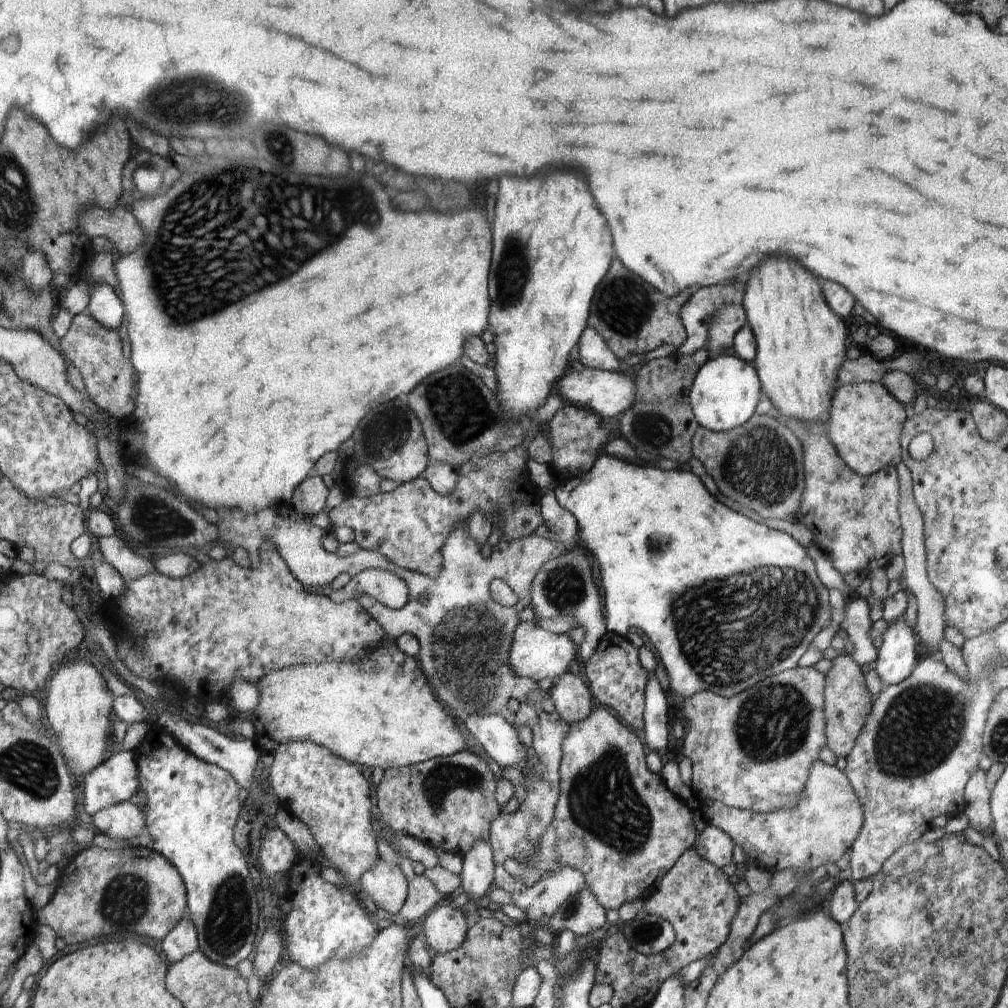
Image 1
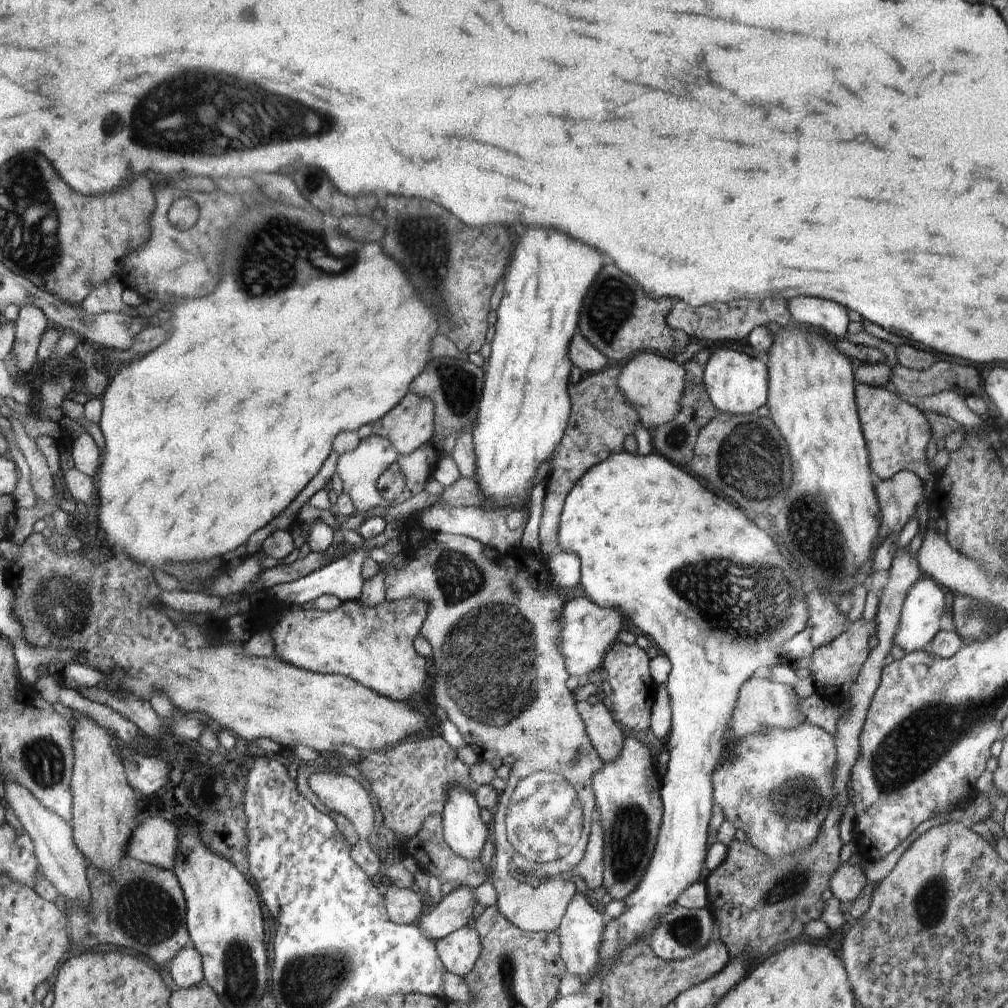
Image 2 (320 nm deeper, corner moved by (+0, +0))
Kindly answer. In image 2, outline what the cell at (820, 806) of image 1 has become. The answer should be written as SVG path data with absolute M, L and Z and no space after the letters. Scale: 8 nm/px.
M802 720L796 726L789 729L768 729L767 731L762 731L761 733L741 738L741 741L738 741L735 746L732 746L733 751L731 752L731 757L726 761L726 764L722 765L721 768L713 774L715 801L718 803L718 806L722 808L726 820L732 822L734 828L744 830L744 832L746 832L748 842L750 842L751 845L755 846L758 850L761 850L767 856L769 861L781 859L781 856L789 855L797 848L808 846L820 832L827 812L832 806L832 799L835 793L833 789L833 782L835 781L836 769L834 766L836 766L837 763L837 750L834 742L834 736L828 734L819 726L809 723L806 720Z

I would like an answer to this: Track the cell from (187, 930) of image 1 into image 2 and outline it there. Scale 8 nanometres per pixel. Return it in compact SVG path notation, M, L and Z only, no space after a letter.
M192 944L184 947L170 961L170 974L180 989L198 987L205 980L200 953Z

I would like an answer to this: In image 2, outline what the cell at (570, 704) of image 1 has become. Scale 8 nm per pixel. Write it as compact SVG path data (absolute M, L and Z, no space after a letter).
M586 701L579 702L579 714L585 720L585 726L591 742L601 755L602 762L606 765L618 760L623 752L622 740L625 740L618 728L618 724L612 720L610 712L604 708L601 701L592 705Z

